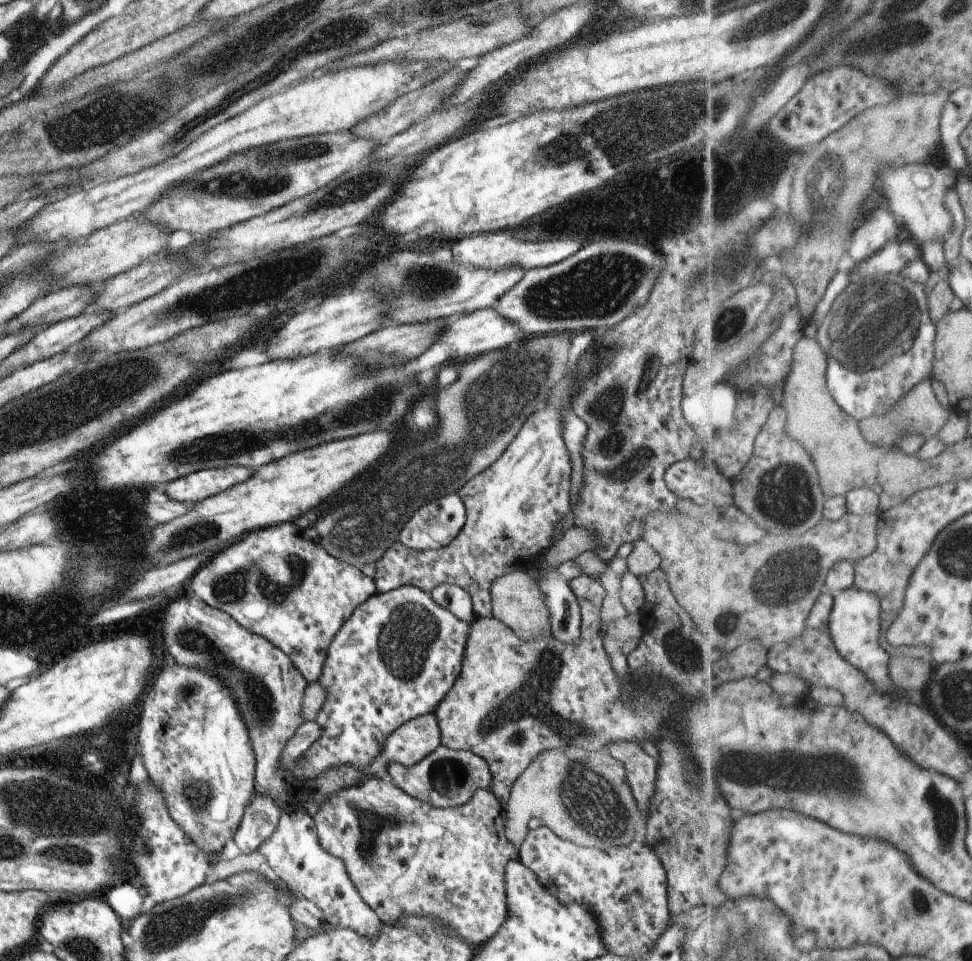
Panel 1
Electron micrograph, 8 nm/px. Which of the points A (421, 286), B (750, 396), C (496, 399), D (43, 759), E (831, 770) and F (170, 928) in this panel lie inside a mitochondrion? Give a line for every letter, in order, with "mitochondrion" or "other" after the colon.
A: mitochondrion
B: other
C: mitochondrion
D: other
E: mitochondrion
F: mitochondrion

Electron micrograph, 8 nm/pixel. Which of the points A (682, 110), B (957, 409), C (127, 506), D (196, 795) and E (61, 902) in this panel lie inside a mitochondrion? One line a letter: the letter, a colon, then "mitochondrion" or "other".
A: mitochondrion
B: other
C: mitochondrion
D: mitochondrion
E: other

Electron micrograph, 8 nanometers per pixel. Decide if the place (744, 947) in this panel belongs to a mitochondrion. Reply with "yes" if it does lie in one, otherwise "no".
yes

